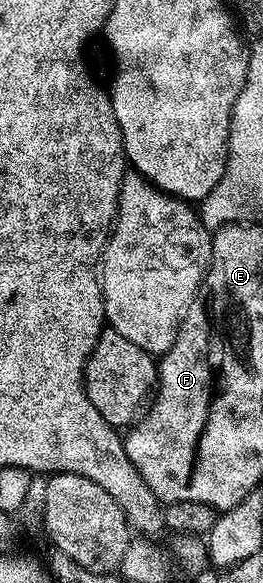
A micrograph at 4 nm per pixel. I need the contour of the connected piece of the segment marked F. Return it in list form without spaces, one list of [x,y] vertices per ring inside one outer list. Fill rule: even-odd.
[[[201,298],[189,305],[175,342],[160,357],[155,403],[123,438],[132,465],[162,505],[174,504],[177,496],[185,496],[185,476],[189,476],[193,440],[197,440],[197,432],[201,432],[201,420],[205,420],[205,400],[209,400],[205,340],[209,340],[209,328],[205,328],[204,306],[205,301]]]

